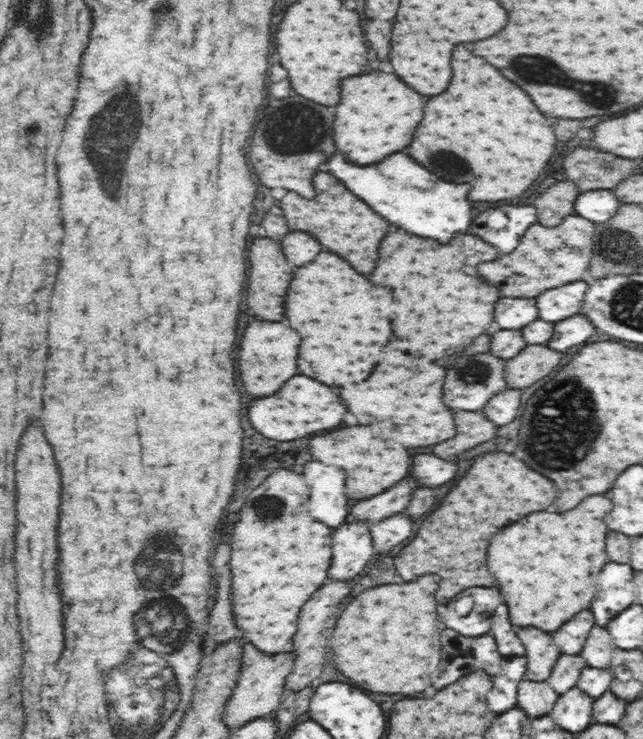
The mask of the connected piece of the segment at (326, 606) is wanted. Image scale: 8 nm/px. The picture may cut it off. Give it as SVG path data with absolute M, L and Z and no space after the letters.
M334 582L334 584L326 584L322 586L308 602L306 606L302 606L300 618L298 618L298 632L294 634L294 650L295 659L293 662L292 672L288 674L285 680L285 690L289 692L298 692L310 686L312 680L316 680L324 668L326 662L326 640L324 640L324 632L328 630L328 620L334 616L334 612L338 610L338 604L344 600L344 596L350 594L350 588L346 582Z

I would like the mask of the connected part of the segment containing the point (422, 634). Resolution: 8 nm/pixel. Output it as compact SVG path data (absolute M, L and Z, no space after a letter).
M426 574L414 582L378 586L360 592L340 616L346 616L346 624L334 628L338 640L334 648L334 664L338 670L348 676L360 688L378 694L418 694L430 686L430 674L438 670L440 664L440 628L436 626L436 600L434 592L438 590L440 578Z

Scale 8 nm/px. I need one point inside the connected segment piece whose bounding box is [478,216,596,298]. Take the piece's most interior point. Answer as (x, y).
(530, 269)

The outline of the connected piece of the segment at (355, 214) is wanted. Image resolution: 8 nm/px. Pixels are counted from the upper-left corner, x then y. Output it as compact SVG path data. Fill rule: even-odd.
M318 172L314 174L314 188L316 188L316 198L306 200L294 192L283 194L280 200L280 208L284 212L284 218L290 230L302 230L312 234L322 246L326 246L330 252L336 252L338 256L346 258L354 270L360 274L370 274L376 266L378 260L378 248L382 238L388 234L390 224L380 218L376 212L372 212L358 196L348 192L338 178Z

